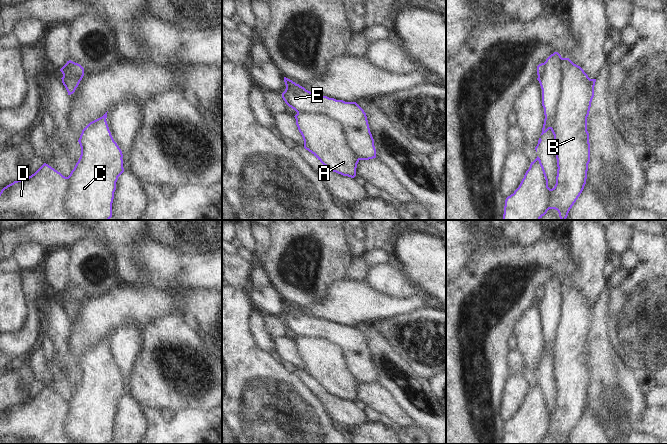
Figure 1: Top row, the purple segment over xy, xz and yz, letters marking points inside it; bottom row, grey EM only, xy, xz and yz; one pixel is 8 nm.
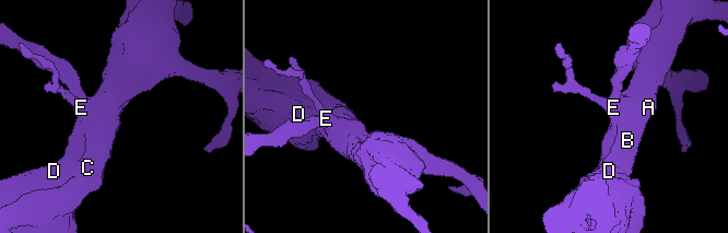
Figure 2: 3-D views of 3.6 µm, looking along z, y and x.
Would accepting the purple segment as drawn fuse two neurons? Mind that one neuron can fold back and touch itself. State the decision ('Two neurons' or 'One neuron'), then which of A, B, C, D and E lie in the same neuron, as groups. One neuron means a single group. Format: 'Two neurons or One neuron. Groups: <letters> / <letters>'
Two neurons. Groups: A B D / C E.

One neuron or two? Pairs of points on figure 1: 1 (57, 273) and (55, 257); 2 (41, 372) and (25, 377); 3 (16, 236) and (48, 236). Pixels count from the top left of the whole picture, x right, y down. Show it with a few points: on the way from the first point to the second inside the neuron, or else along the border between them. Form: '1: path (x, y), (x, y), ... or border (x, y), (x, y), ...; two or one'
1: path (56, 269), (56, 261); one
2: border (26, 358), (36, 379); two
3: path (24, 236), (40, 236); one

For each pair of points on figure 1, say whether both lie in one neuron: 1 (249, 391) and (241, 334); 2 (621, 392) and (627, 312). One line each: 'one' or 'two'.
1: one
2: two

